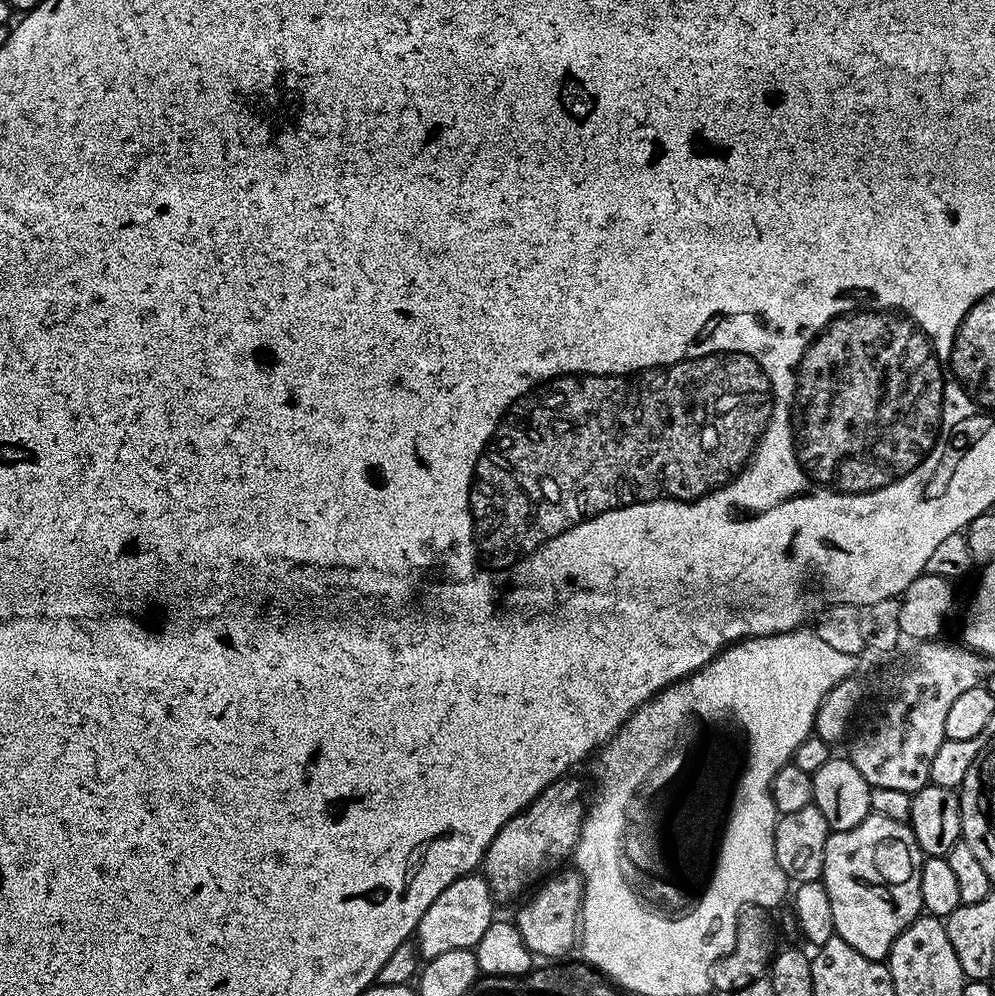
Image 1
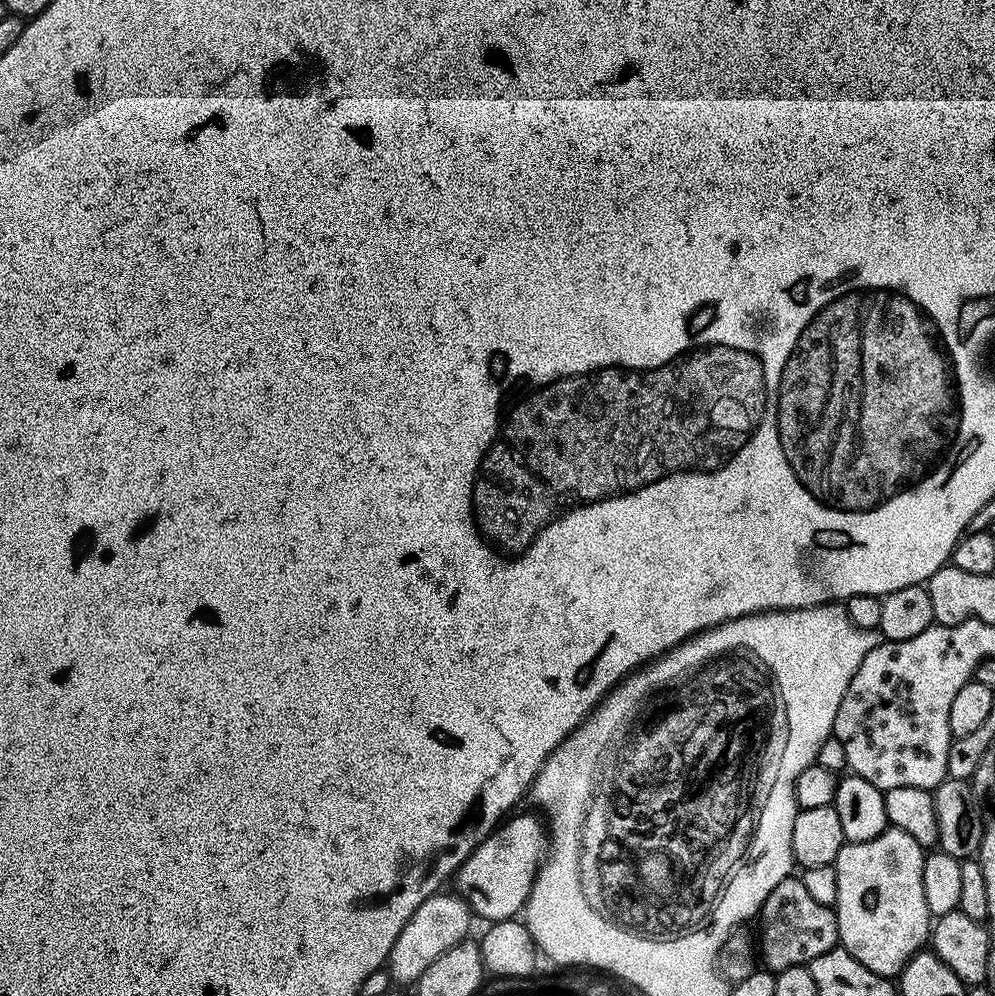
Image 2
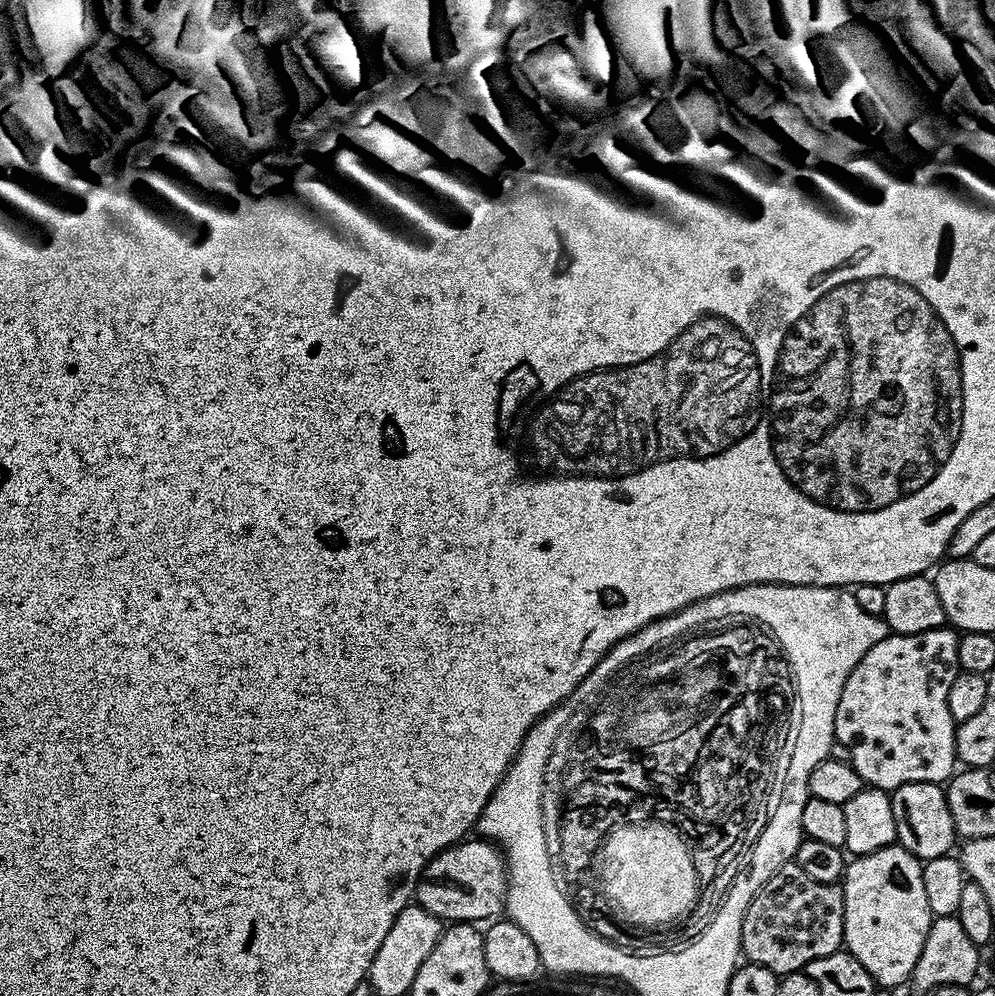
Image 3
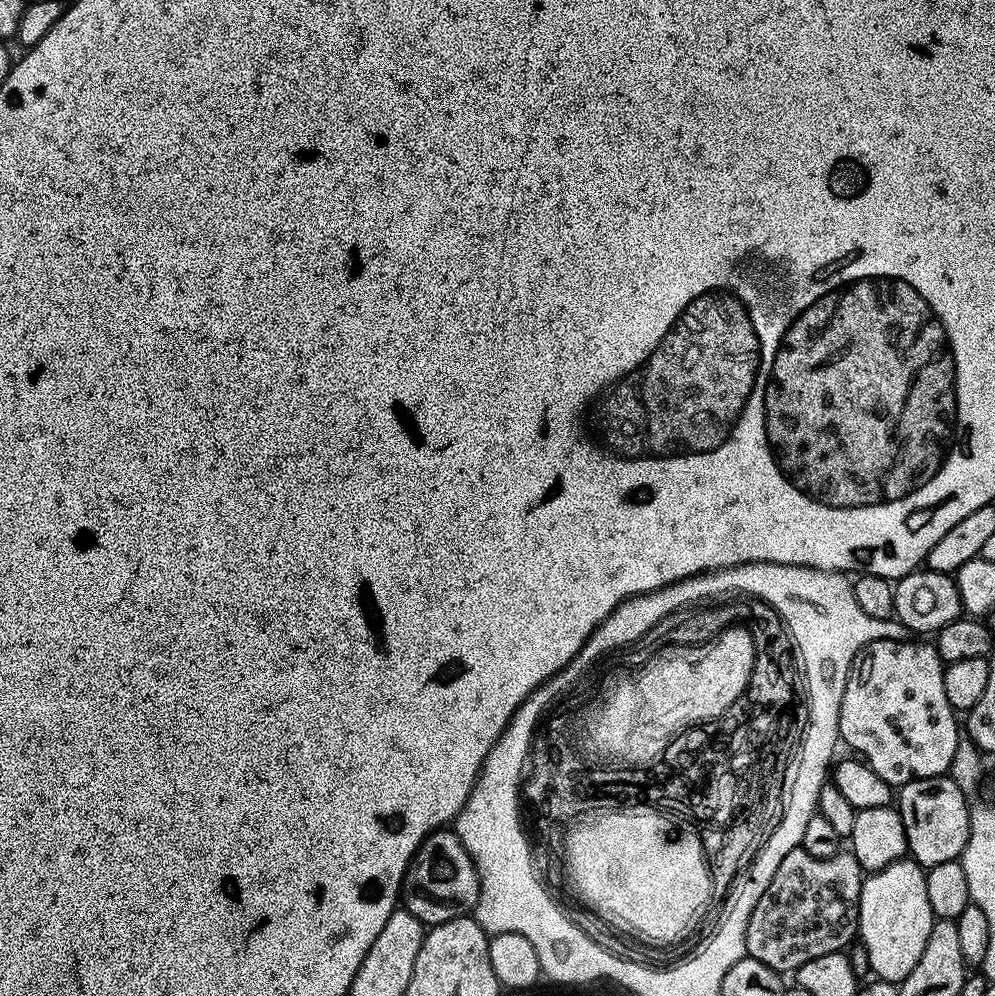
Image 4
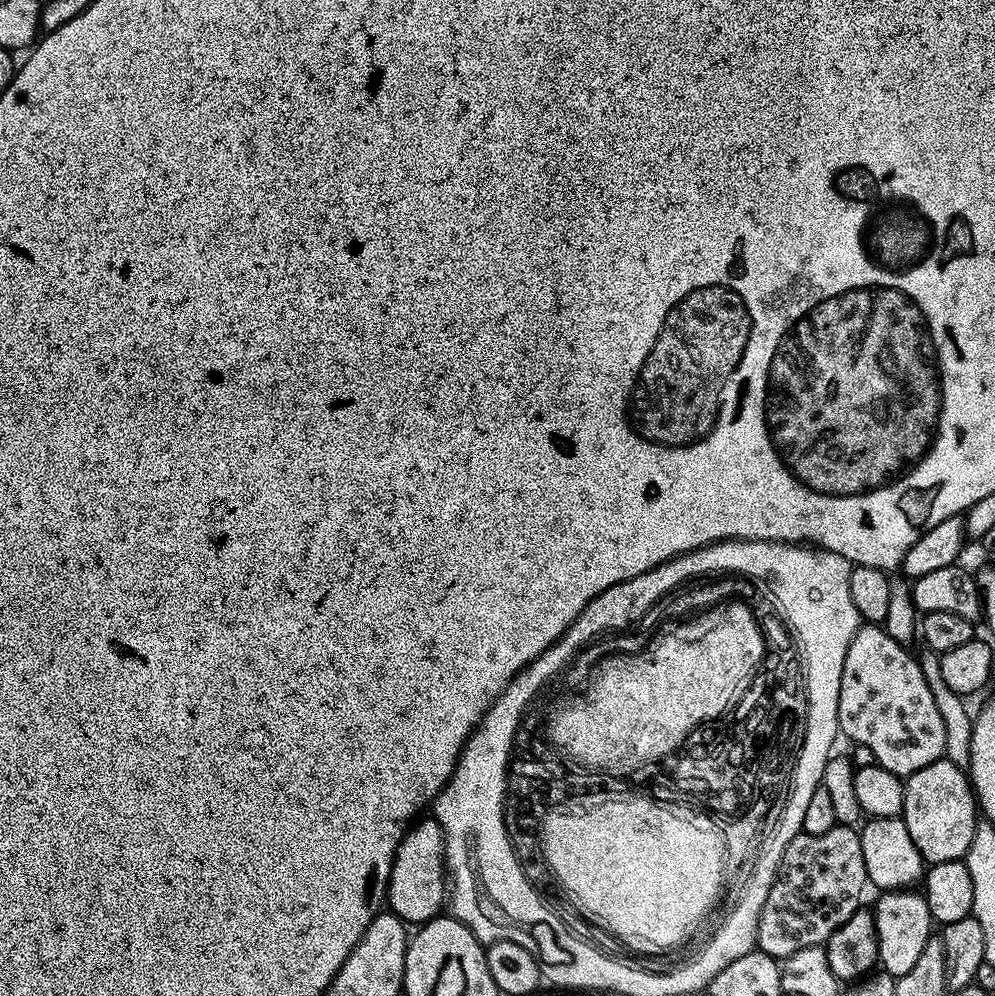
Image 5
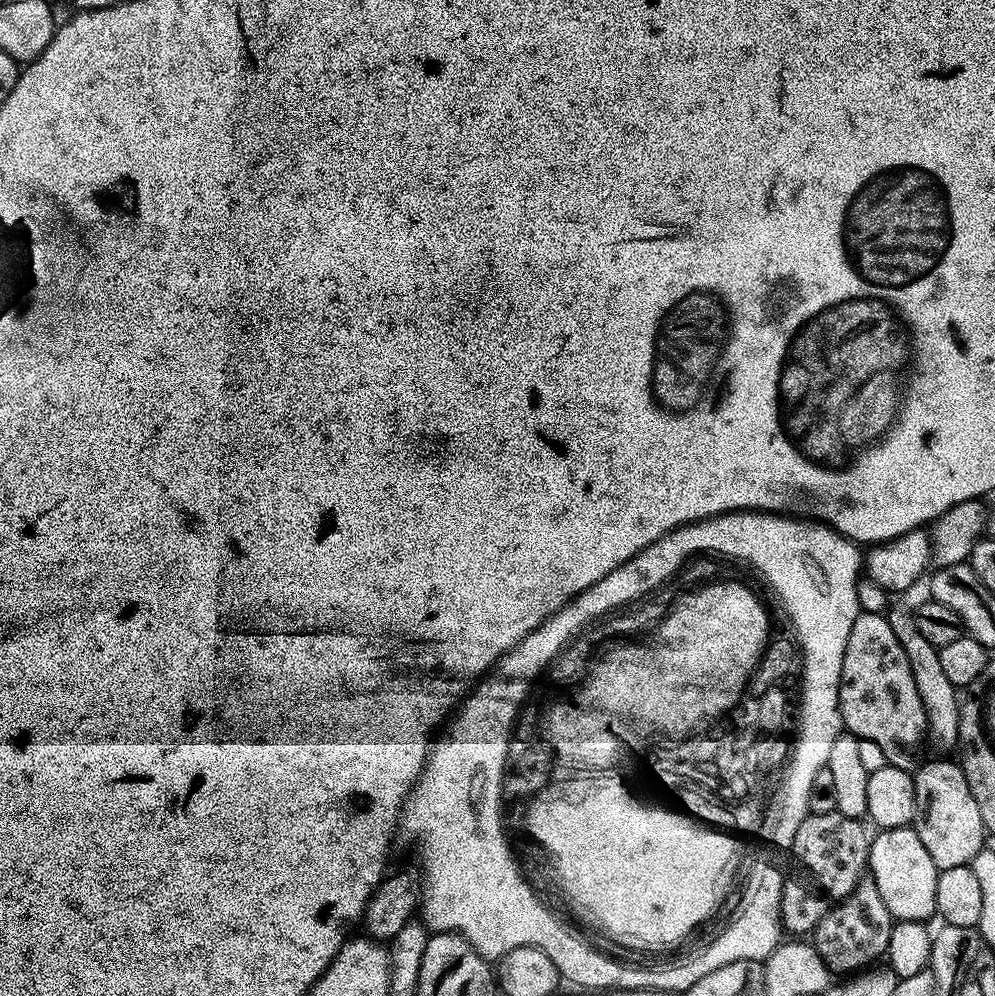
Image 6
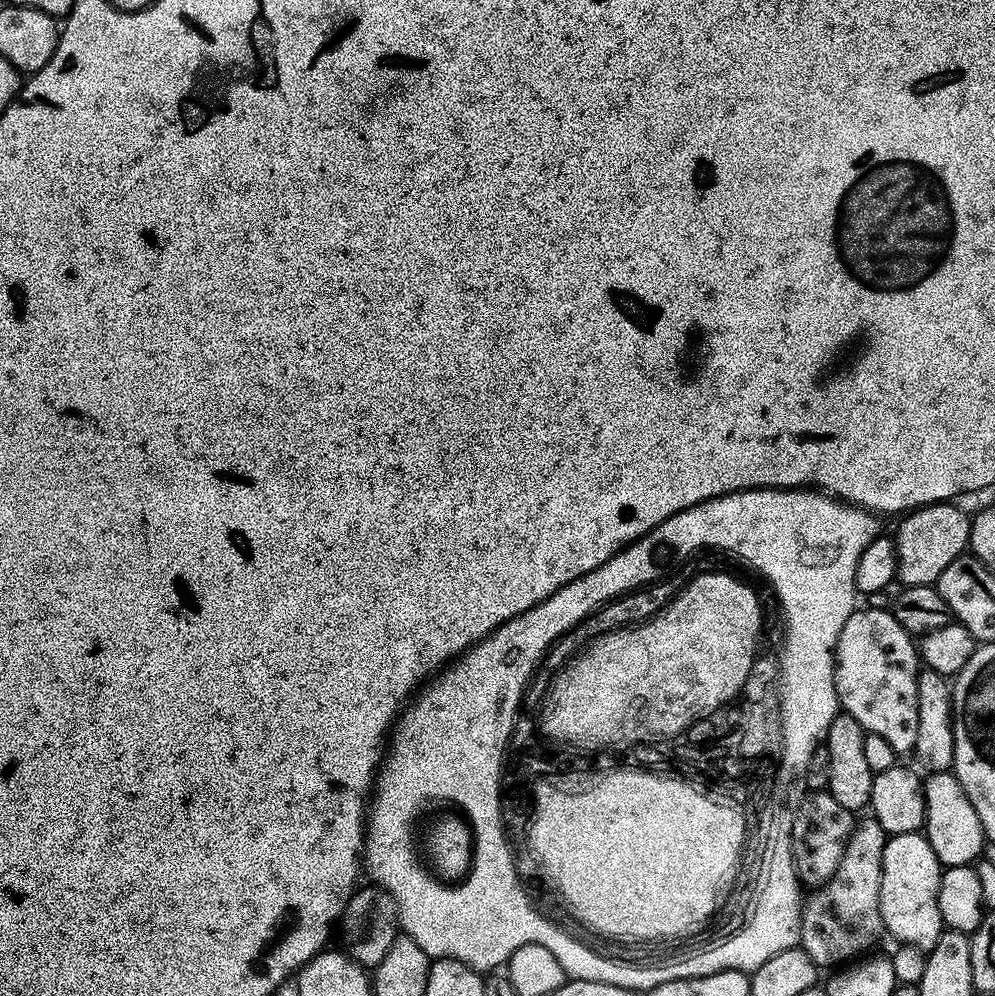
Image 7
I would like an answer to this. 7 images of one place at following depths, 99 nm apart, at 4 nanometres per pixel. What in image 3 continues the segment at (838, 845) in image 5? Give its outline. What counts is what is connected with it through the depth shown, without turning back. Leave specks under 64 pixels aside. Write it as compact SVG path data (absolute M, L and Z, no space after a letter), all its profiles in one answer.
M795 862L784 864L758 890L750 902L742 922L742 942L740 951L749 964L766 966L778 978L789 976L792 972L807 969L814 958L826 958L826 954L841 951L844 943L844 889L839 883L823 884L815 881Z

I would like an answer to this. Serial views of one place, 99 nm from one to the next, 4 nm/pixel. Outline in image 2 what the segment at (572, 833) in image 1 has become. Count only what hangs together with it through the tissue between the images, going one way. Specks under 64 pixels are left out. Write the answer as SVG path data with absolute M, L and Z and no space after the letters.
M524 812L521 816L512 814L507 817L483 842L468 855L466 862L456 872L454 877L455 895L467 904L473 917L484 919L484 922L497 920L511 920L519 917L524 911L524 903L527 902L536 876L546 860L546 853L550 848L550 832L544 829L544 824L536 816Z

